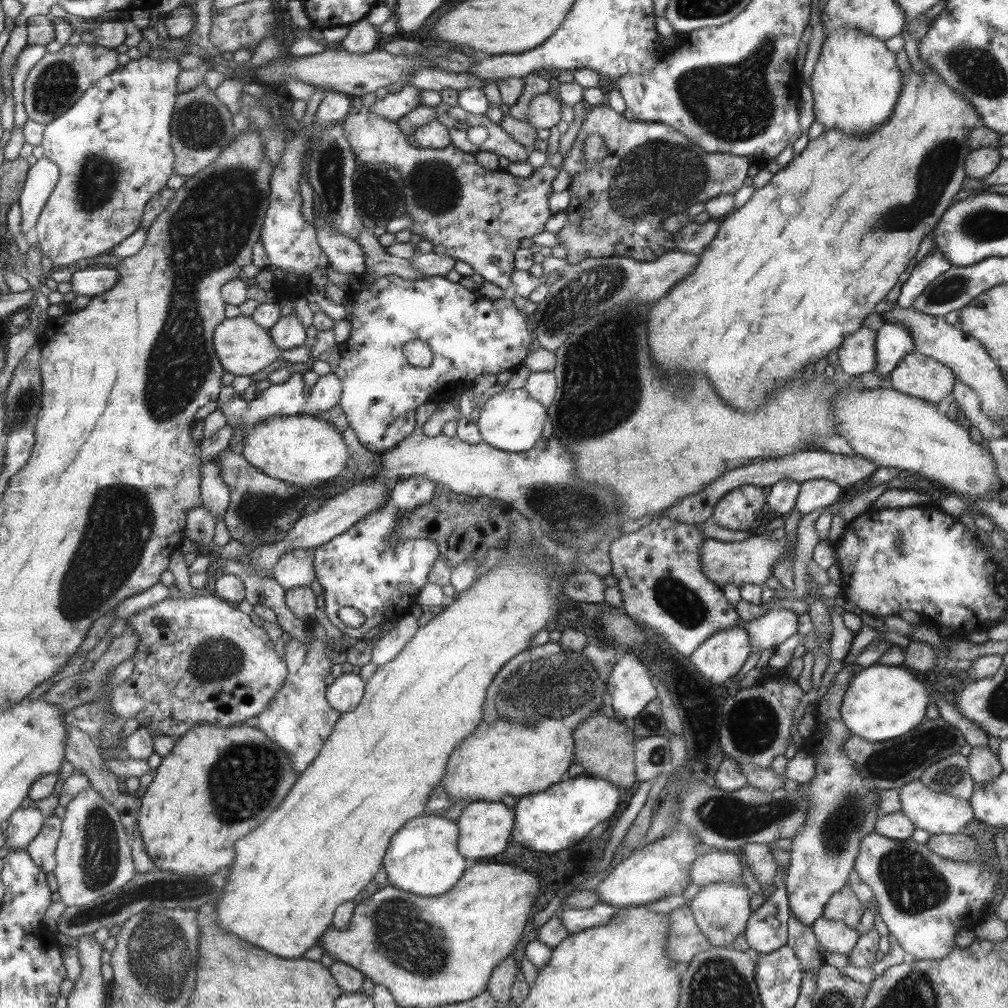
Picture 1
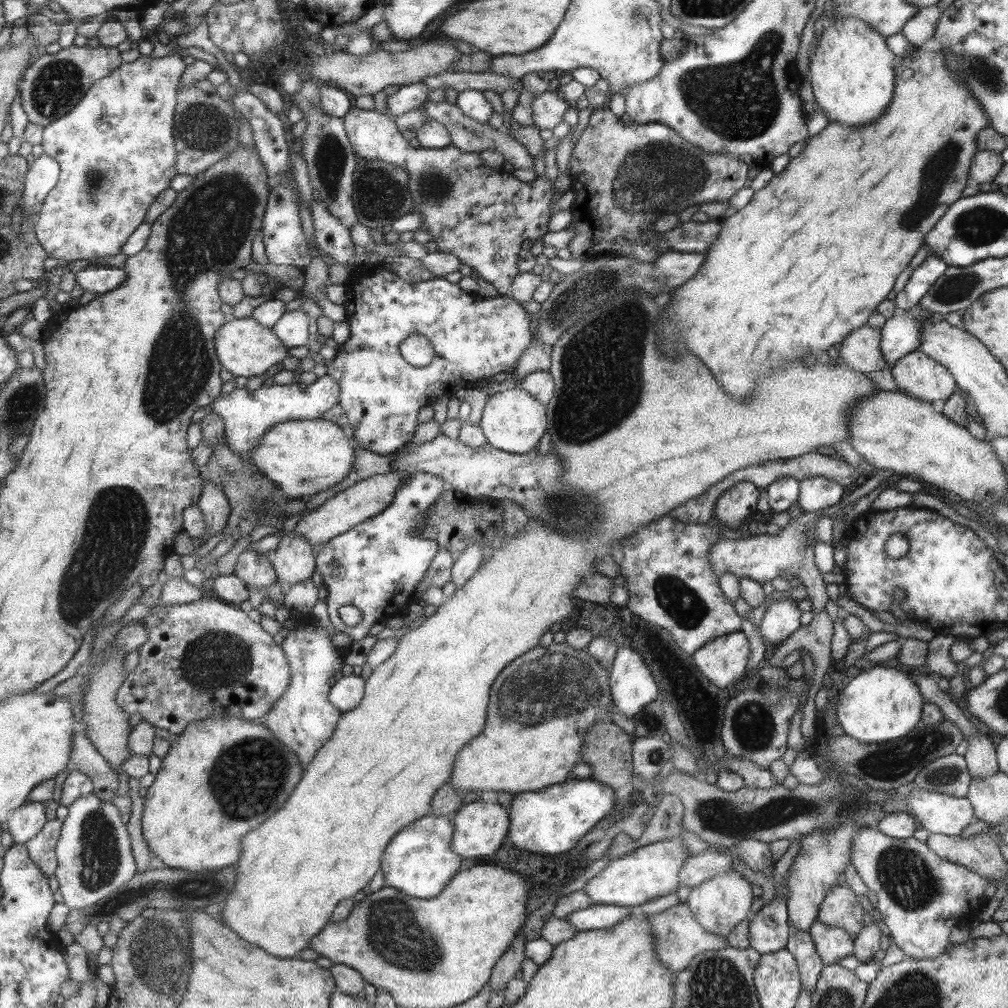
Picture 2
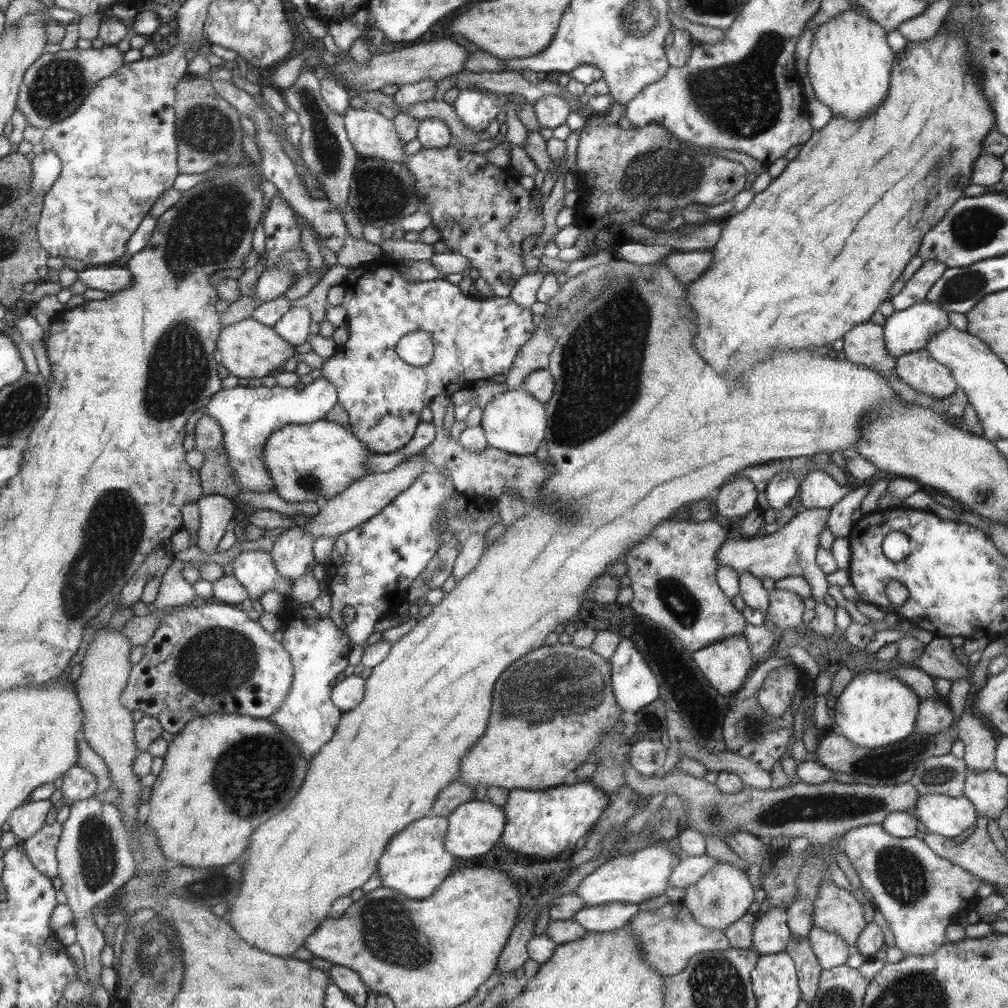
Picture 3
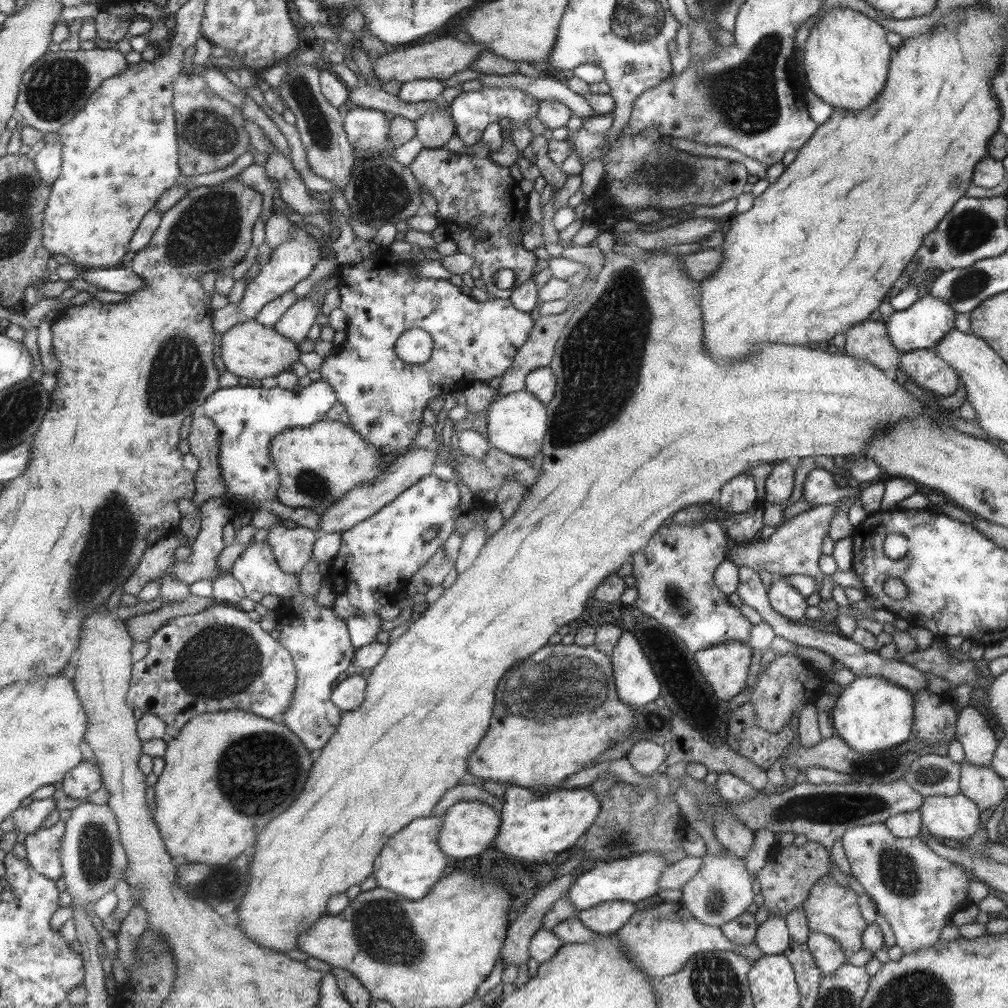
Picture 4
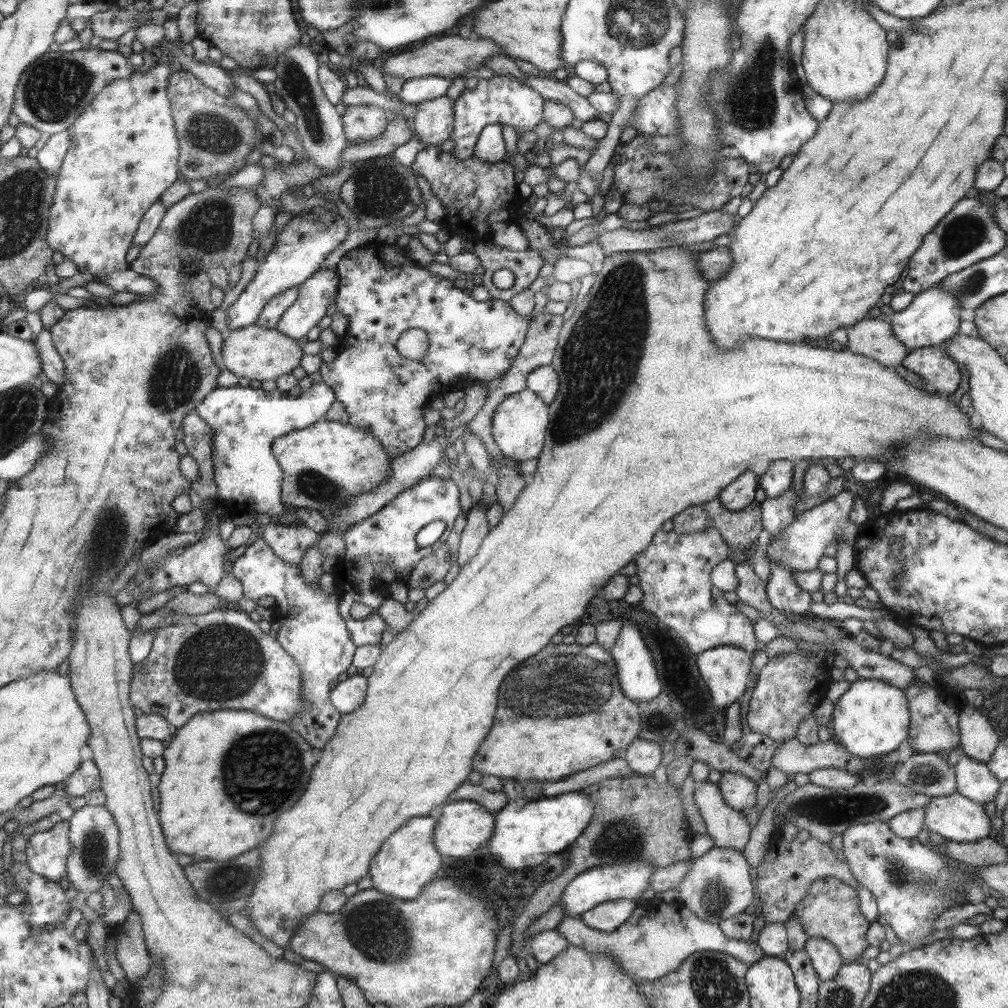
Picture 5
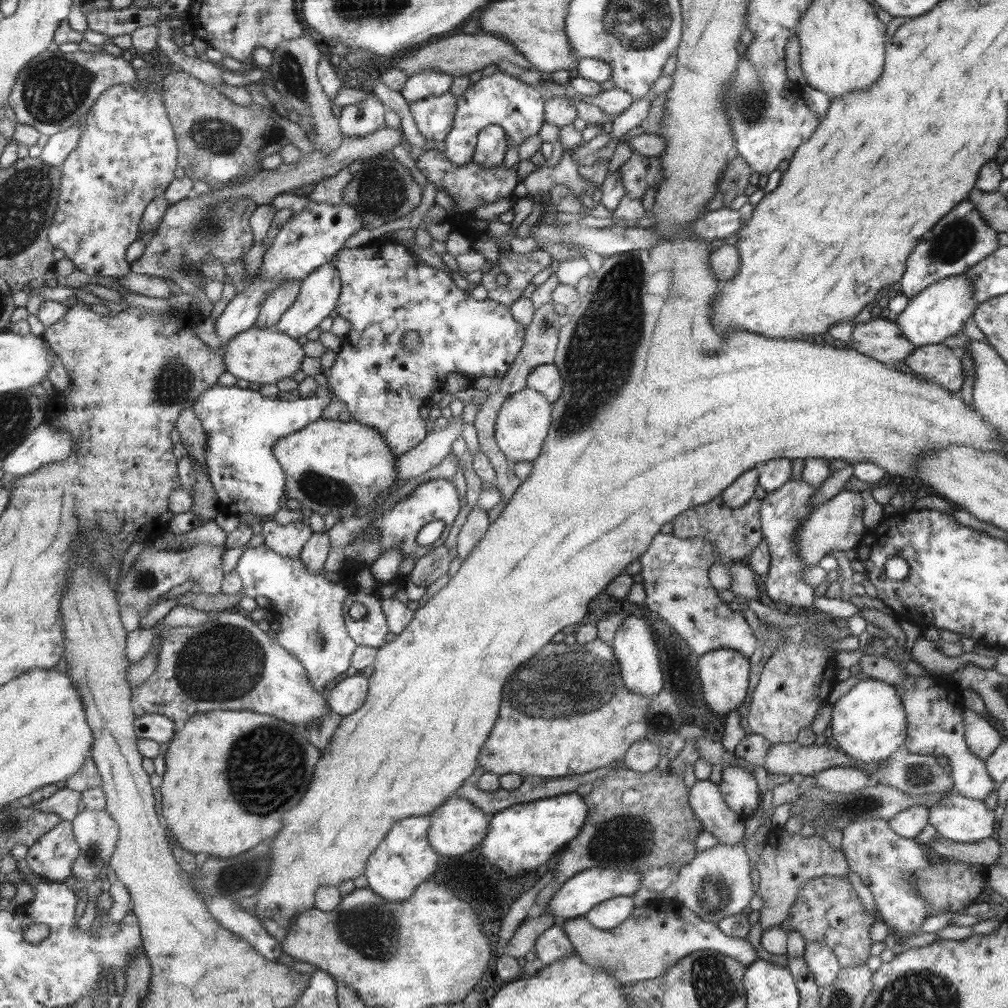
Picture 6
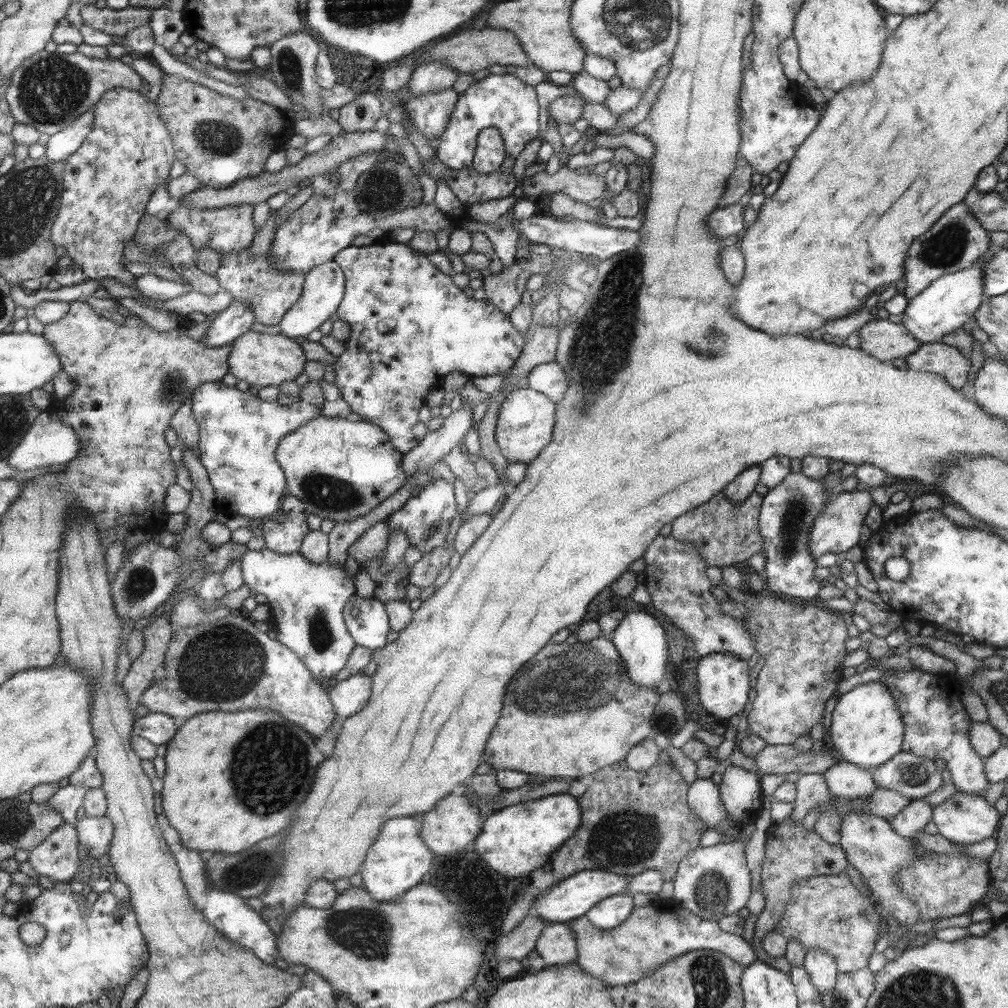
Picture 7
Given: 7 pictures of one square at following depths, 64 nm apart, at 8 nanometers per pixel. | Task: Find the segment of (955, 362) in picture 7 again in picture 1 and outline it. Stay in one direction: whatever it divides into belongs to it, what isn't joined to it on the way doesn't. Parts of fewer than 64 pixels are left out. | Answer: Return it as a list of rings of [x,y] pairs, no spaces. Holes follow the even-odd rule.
[[[912,352],[898,364],[888,382],[892,389],[902,391],[902,394],[937,405],[952,392],[952,372],[944,363],[937,362],[928,355]]]

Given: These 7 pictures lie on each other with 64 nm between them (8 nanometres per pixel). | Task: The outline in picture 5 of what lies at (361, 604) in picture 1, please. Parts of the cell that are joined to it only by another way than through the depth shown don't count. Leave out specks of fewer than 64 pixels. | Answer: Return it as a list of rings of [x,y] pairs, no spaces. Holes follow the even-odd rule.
[[[438,476],[426,477],[418,484],[412,486],[408,490],[402,491],[386,506],[383,506],[376,514],[362,520],[362,522],[354,523],[345,532],[343,536],[345,549],[339,555],[336,566],[331,570],[336,588],[342,591],[340,600],[340,613],[342,618],[348,623],[349,633],[352,635],[353,642],[358,646],[366,646],[369,644],[380,643],[382,632],[387,630],[387,626],[362,626],[368,620],[378,622],[379,609],[382,603],[391,598],[391,593],[386,584],[376,570],[382,562],[389,562],[394,566],[396,578],[402,577],[402,572],[412,571],[419,562],[425,560],[429,554],[440,549],[453,532],[457,518],[461,516],[460,508],[460,491],[454,481],[449,478]],[[441,520],[444,522],[445,531],[442,538],[428,548],[422,548],[417,545],[416,534],[430,522]],[[354,602],[362,602],[368,608],[372,608],[373,612],[362,620],[354,619],[350,615],[350,608]]]

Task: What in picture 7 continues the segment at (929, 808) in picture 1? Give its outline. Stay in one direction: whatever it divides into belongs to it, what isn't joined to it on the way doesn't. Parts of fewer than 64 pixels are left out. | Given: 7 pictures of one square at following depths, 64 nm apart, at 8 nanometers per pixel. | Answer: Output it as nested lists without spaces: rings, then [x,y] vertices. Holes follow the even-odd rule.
[[[959,791],[934,807],[932,822],[938,827],[943,838],[950,840],[956,846],[965,846],[991,838],[998,828],[1001,818],[997,810],[989,804],[984,796],[968,795]]]

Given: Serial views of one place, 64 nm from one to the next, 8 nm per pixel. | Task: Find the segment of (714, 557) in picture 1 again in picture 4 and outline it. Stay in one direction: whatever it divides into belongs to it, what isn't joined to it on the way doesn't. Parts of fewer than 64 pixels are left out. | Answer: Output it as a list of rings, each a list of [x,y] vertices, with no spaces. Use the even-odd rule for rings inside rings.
[[[843,500],[834,504],[814,505],[811,509],[804,511],[791,519],[786,520],[768,539],[760,539],[753,543],[730,543],[725,552],[725,560],[731,560],[735,566],[745,566],[756,570],[756,573],[770,573],[775,577],[789,577],[791,575],[804,575],[814,578],[820,592],[824,582],[824,574],[818,566],[818,560],[822,554],[822,540],[829,534],[830,521],[833,514],[837,512],[837,506]]]

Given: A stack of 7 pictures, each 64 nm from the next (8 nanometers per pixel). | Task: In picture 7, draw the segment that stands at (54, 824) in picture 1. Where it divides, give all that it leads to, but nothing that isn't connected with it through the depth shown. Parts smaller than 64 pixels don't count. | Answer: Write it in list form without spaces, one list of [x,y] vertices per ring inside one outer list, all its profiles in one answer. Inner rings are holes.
[[[67,822],[31,852],[29,862],[40,875],[53,878],[56,883],[69,883],[81,872],[79,830]]]

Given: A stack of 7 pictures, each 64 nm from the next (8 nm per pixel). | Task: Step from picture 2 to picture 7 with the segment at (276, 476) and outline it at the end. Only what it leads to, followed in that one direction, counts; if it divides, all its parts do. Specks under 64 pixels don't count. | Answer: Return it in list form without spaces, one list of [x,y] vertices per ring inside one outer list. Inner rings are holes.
[[[320,414],[282,439],[276,450],[276,460],[286,473],[288,494],[305,503],[310,517],[316,515],[336,523],[368,514],[375,506],[392,496],[408,478],[402,468],[403,454],[390,443],[389,436],[381,426],[355,417],[328,418]]]

